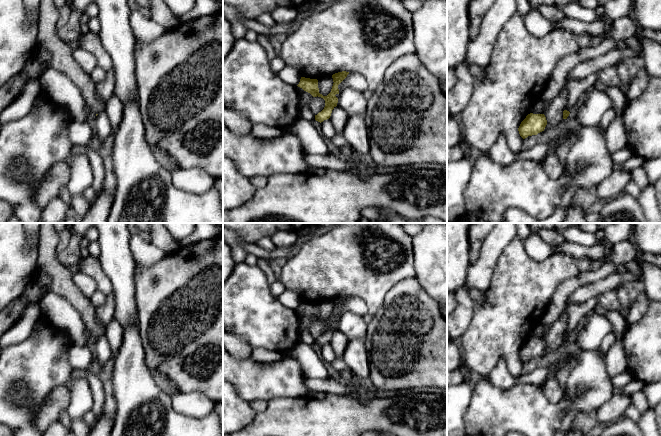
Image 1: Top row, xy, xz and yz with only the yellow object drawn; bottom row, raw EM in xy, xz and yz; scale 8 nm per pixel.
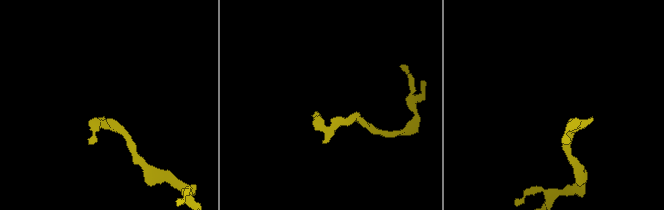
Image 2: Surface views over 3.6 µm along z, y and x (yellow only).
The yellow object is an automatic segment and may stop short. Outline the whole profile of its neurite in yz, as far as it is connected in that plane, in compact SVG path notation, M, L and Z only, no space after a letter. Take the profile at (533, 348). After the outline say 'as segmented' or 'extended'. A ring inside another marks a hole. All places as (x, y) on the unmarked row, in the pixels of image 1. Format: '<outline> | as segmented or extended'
M530 337L521 346L518 355L520 360L525 363L528 360L537 359L544 355L547 349L547 344L544 338Z | as segmented

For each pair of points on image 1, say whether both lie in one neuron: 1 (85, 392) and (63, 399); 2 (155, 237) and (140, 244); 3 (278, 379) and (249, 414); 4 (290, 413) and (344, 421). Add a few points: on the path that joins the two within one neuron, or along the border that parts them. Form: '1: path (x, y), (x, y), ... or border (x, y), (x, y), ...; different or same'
1: border (69, 386), (70, 403), (65, 410); different
2: border (146, 237), (165, 254); different
3: border (233, 386), (249, 403); different
4: path (303, 421), (331, 421); same

